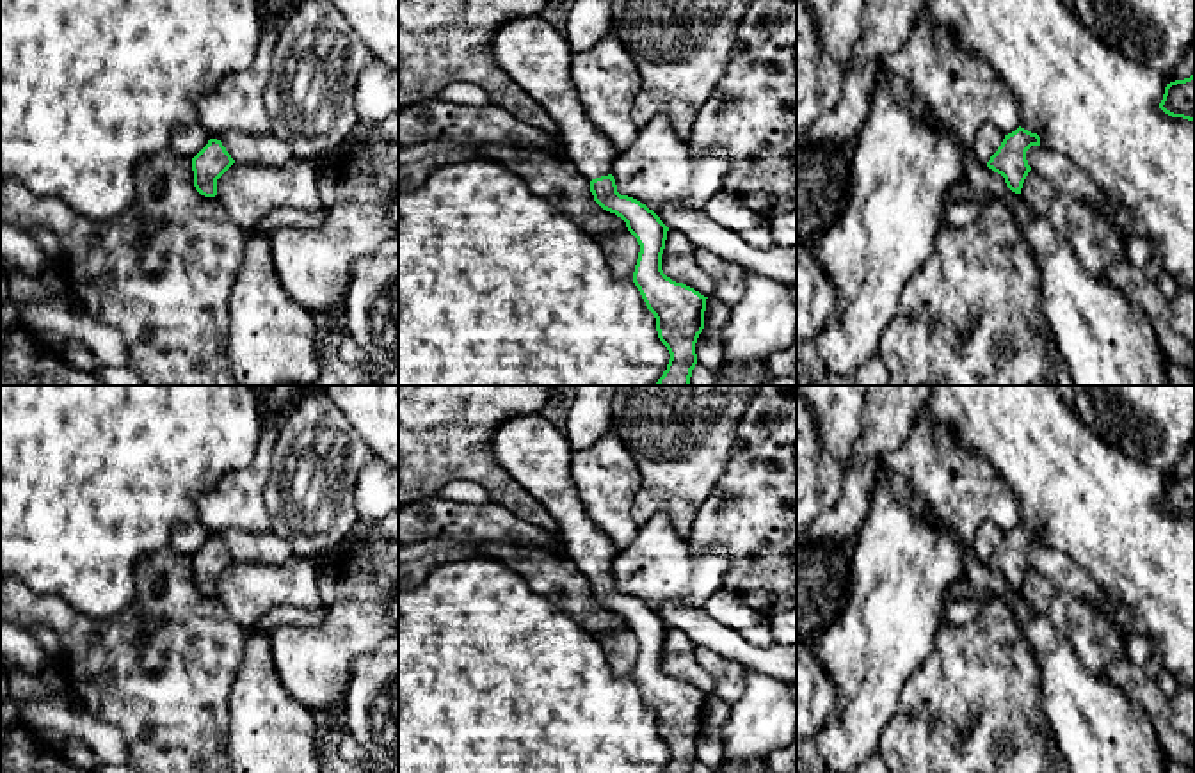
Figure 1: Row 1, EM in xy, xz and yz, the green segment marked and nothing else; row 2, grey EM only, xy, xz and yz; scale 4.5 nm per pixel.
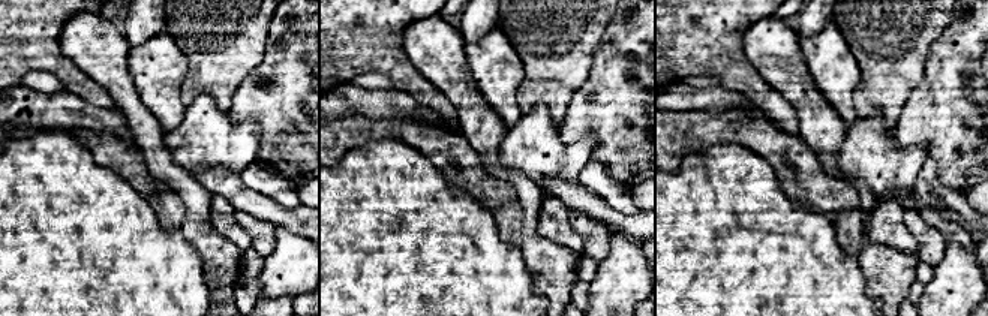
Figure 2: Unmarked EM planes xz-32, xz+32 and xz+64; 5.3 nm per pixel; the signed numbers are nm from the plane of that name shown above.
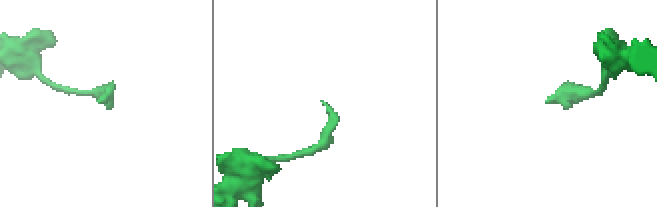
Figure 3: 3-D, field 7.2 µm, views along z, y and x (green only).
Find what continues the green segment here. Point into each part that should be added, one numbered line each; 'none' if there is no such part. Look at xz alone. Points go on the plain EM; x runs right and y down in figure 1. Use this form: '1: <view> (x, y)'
1: xz (534, 452)

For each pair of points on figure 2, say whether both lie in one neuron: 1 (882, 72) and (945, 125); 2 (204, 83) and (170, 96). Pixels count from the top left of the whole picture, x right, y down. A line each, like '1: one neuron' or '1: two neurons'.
1: two neurons
2: two neurons

